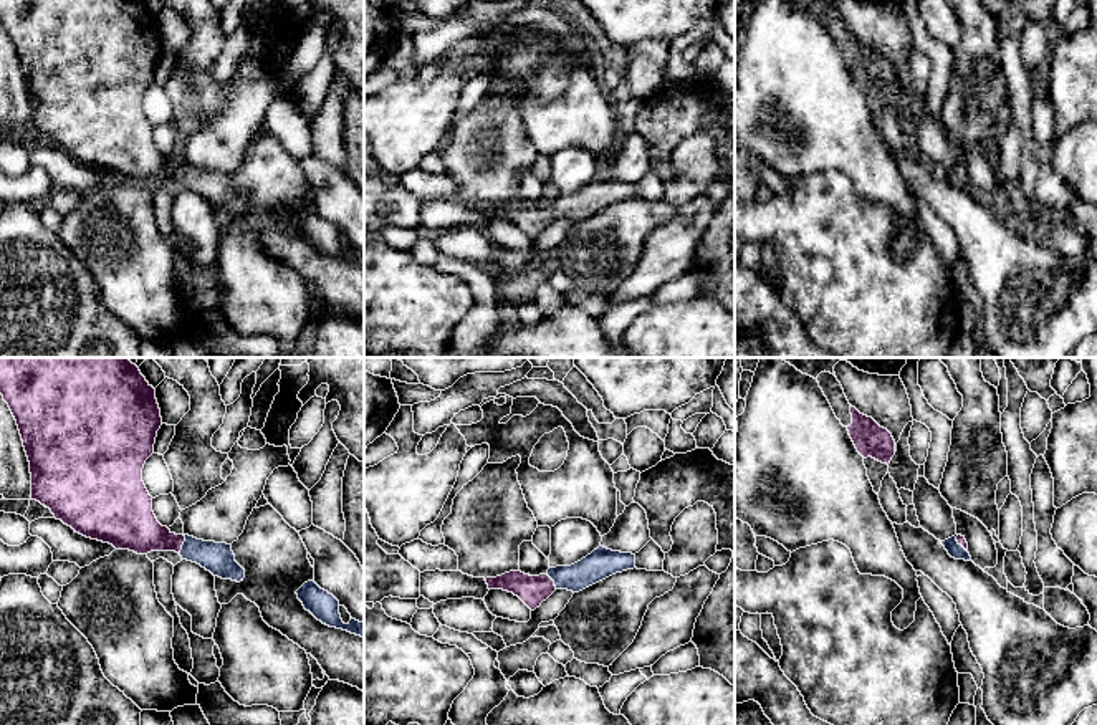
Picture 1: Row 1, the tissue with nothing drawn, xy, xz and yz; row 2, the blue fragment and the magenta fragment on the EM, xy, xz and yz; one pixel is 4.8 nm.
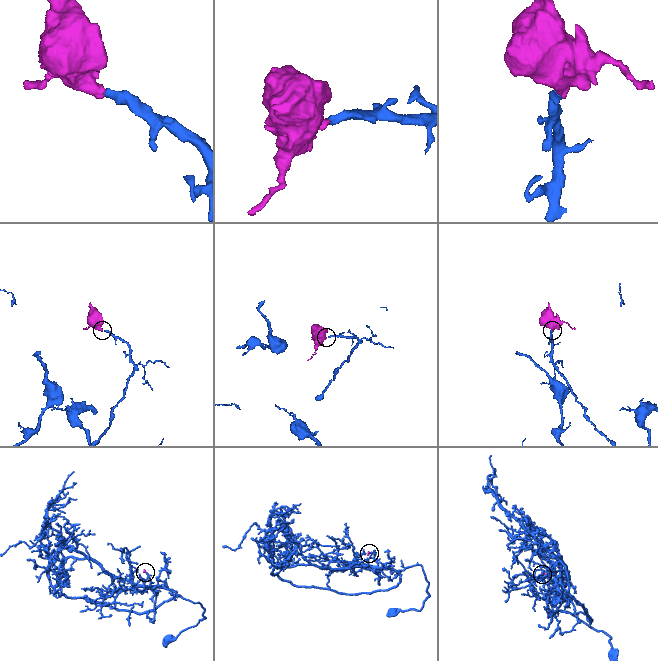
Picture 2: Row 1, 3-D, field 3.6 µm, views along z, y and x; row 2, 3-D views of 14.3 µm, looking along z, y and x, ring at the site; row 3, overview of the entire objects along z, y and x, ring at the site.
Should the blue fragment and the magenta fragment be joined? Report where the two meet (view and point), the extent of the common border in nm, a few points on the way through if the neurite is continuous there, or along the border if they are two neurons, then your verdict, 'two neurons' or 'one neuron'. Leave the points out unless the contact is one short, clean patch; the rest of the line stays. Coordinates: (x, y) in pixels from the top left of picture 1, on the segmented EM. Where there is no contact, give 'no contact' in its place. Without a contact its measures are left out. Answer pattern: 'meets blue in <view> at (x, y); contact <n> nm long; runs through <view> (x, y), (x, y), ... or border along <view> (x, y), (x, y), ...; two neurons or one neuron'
meets blue in xy at (182, 545); contact 100 nm long; runs through xy (217, 558), (182, 545), (146, 535), (134, 527); one neuron

